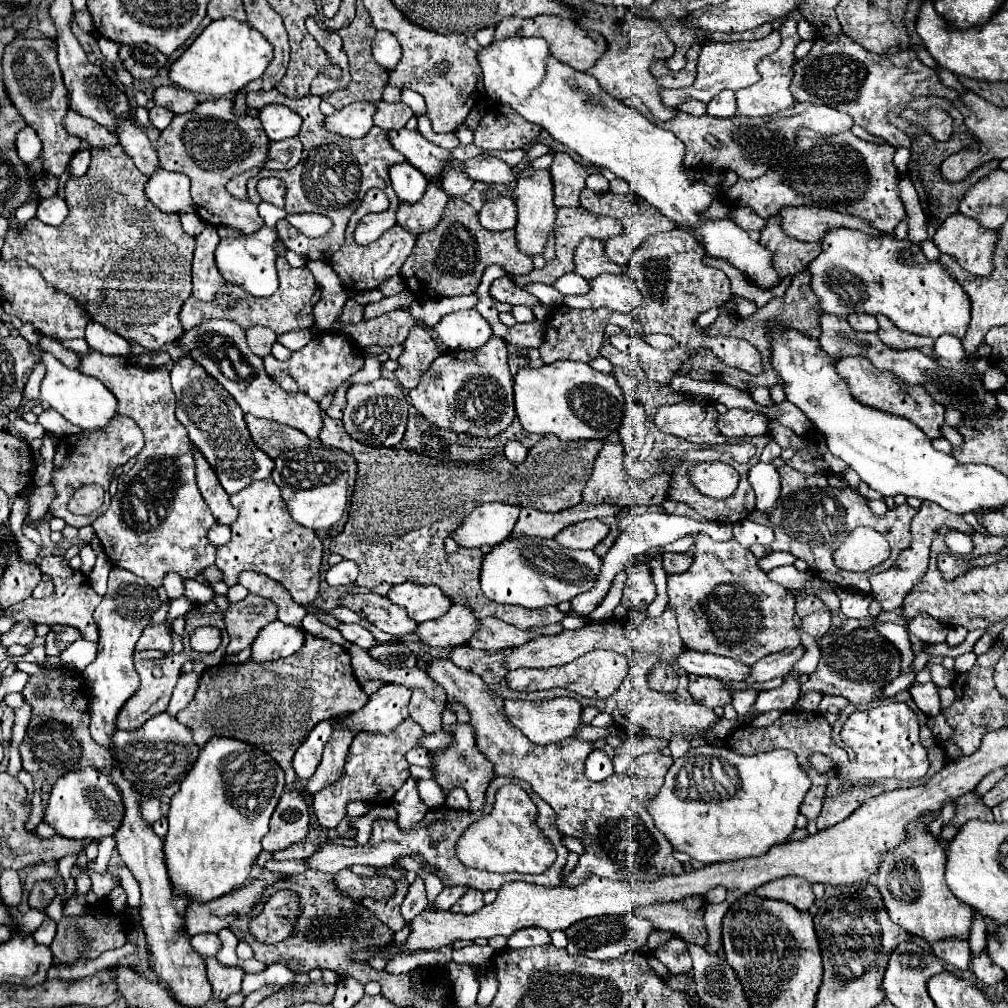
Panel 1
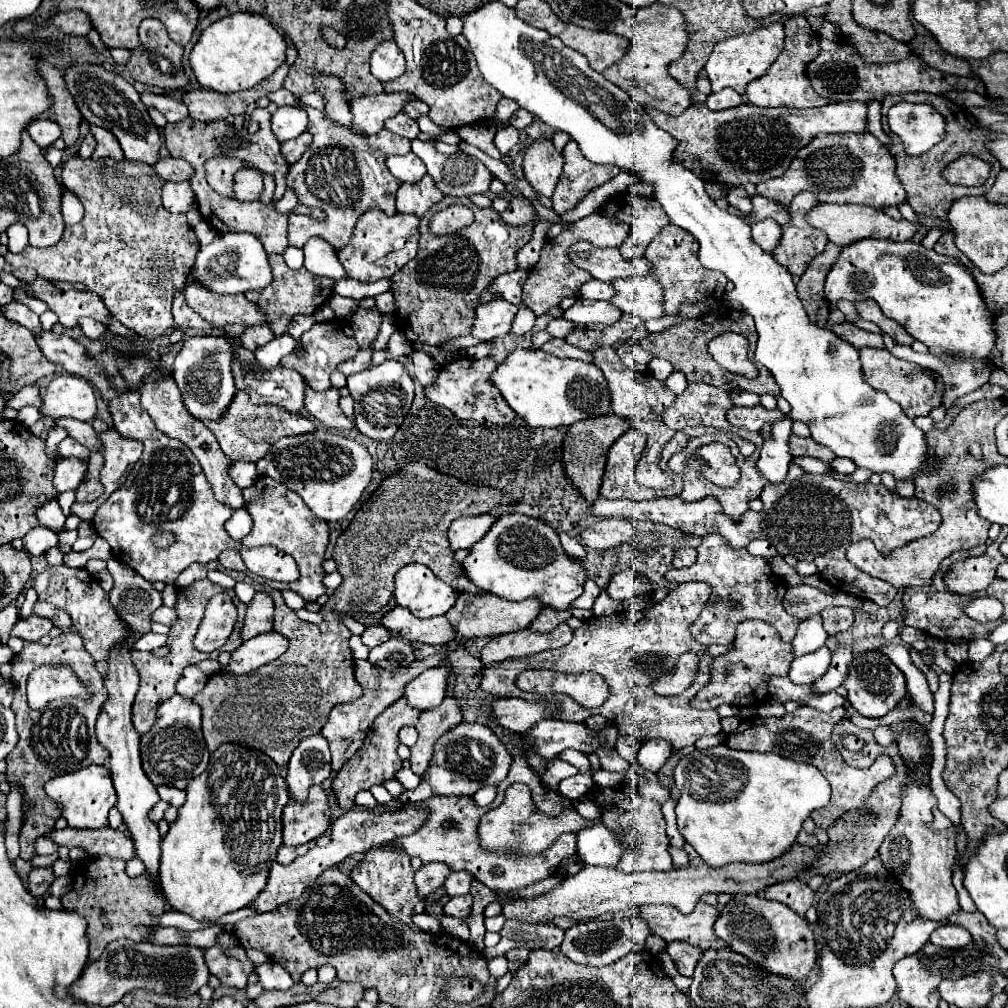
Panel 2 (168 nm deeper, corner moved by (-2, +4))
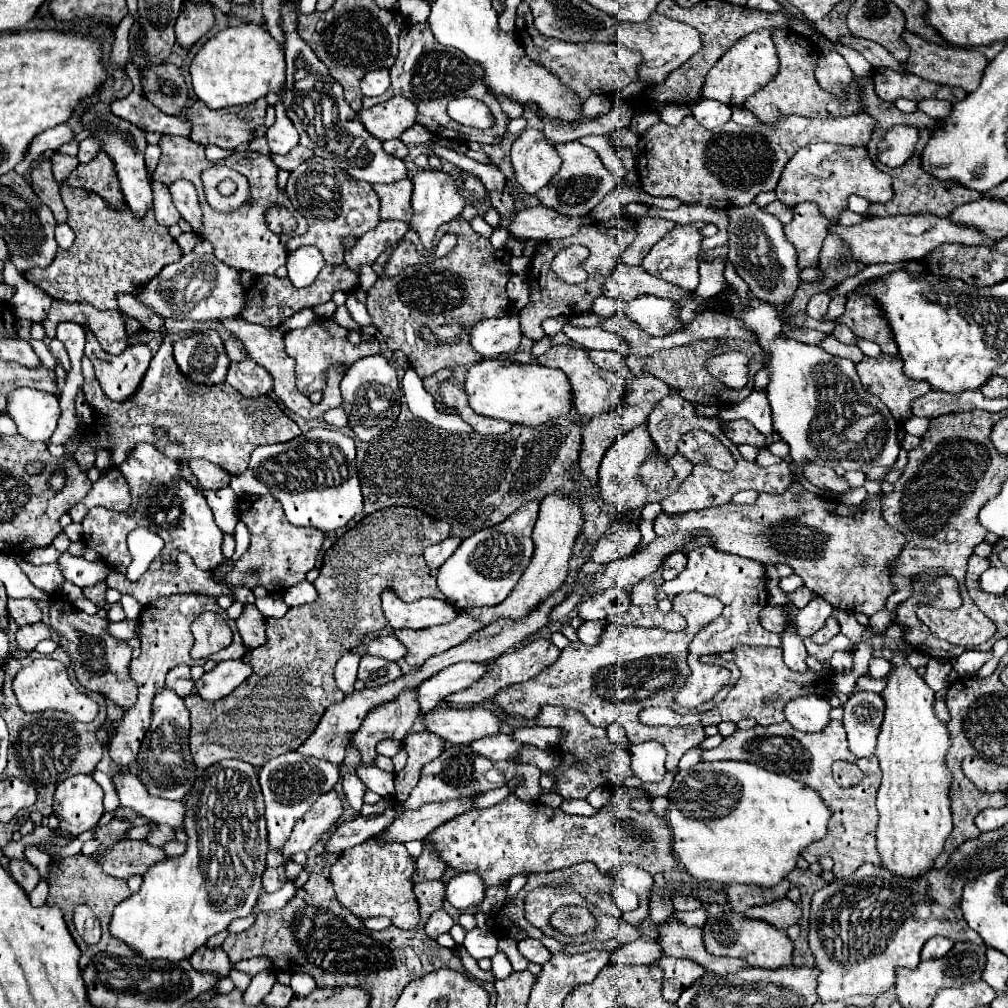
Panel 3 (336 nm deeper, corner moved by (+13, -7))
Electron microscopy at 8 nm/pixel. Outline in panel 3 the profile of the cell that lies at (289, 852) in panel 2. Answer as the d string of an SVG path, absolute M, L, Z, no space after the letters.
M281 864L281 866L277 866L277 868L271 868L271 866L265 868L265 872L263 872L263 888L265 888L265 892L275 892L275 890L279 890L285 882L287 882L285 864Z

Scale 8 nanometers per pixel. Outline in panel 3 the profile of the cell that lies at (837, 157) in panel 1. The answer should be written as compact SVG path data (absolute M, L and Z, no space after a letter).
M809 144L799 148L793 158L787 162L781 180L775 188L777 200L785 206L793 208L799 202L811 200L819 204L821 214L837 224L843 210L847 210L847 200L851 194L861 196L869 202L891 202L893 198L893 186L891 176L875 168L871 158L867 156L865 148L857 146L839 146L839 144Z

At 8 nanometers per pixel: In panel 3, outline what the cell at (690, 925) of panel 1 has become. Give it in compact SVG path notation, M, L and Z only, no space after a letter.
M675 912L663 922L657 924L659 928L659 944L665 956L675 956L675 958L689 958L697 964L701 964L709 972L733 972L739 968L747 968L745 962L739 958L721 958L713 956L705 950L703 940L701 940L701 928L699 926L685 926L681 920L677 920Z

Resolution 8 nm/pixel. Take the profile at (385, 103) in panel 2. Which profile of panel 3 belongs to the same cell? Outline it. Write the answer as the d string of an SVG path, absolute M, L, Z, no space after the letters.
M395 96L383 104L375 104L373 108L363 108L357 112L359 122L373 136L383 140L399 138L405 128L415 124L417 108L407 98Z

